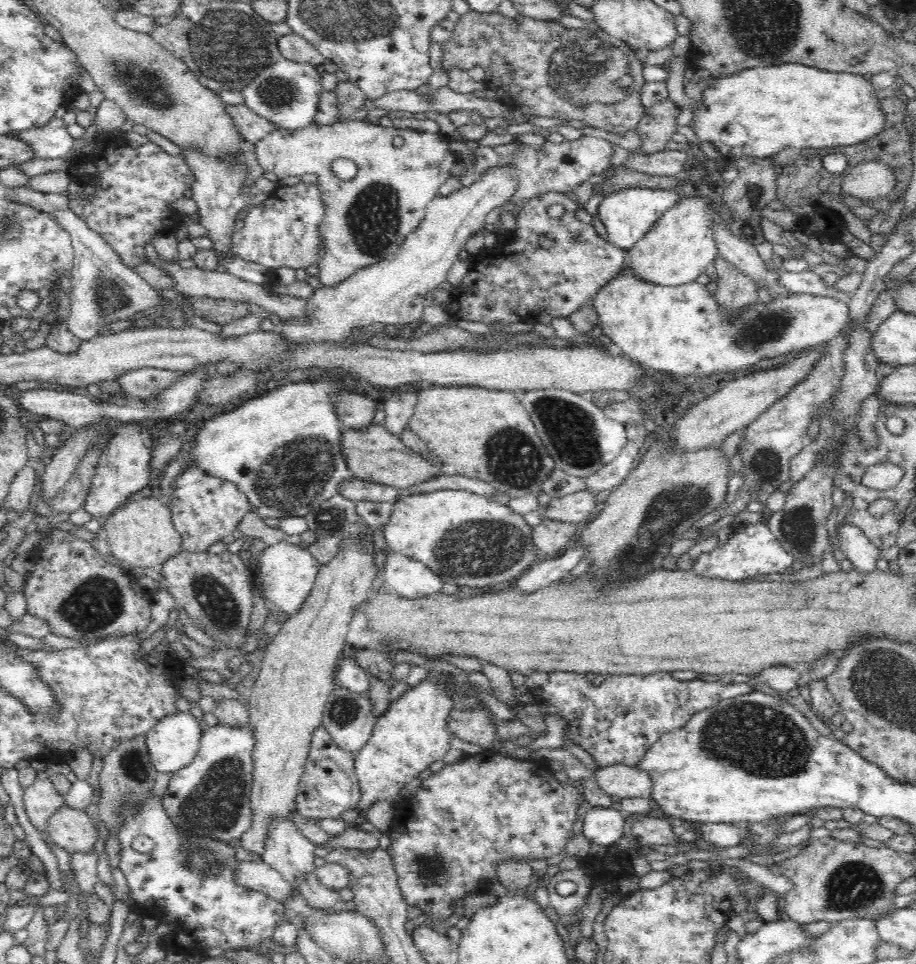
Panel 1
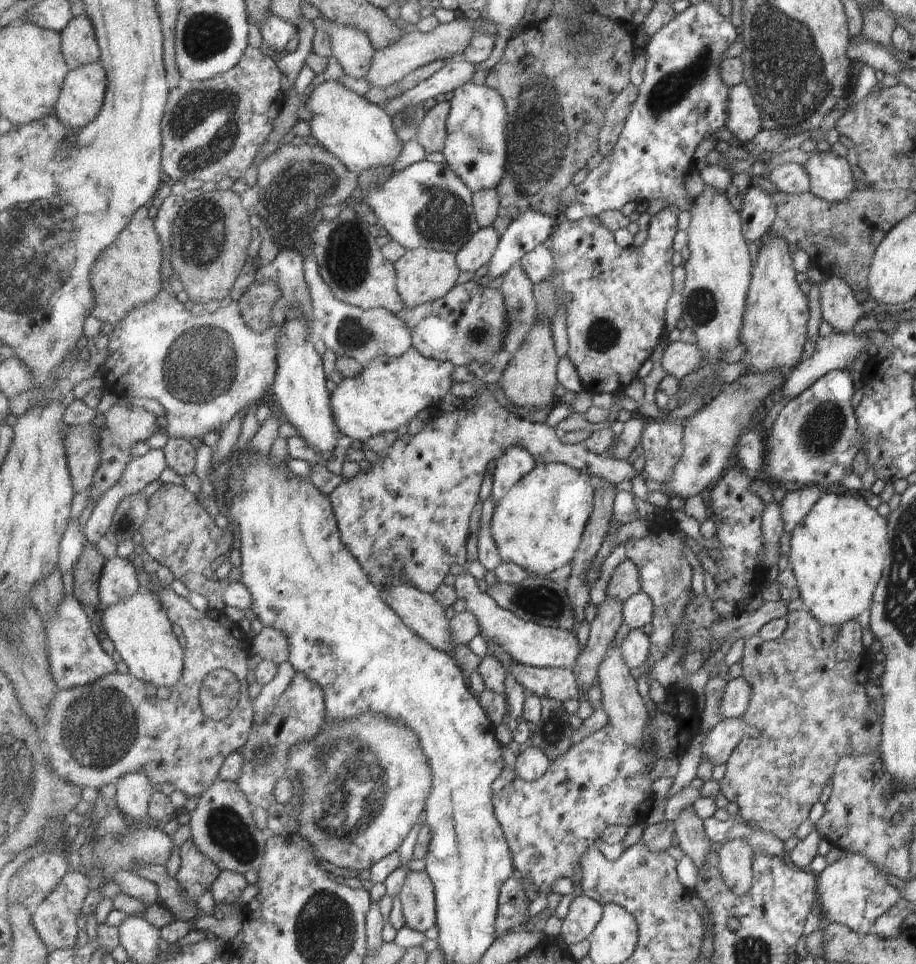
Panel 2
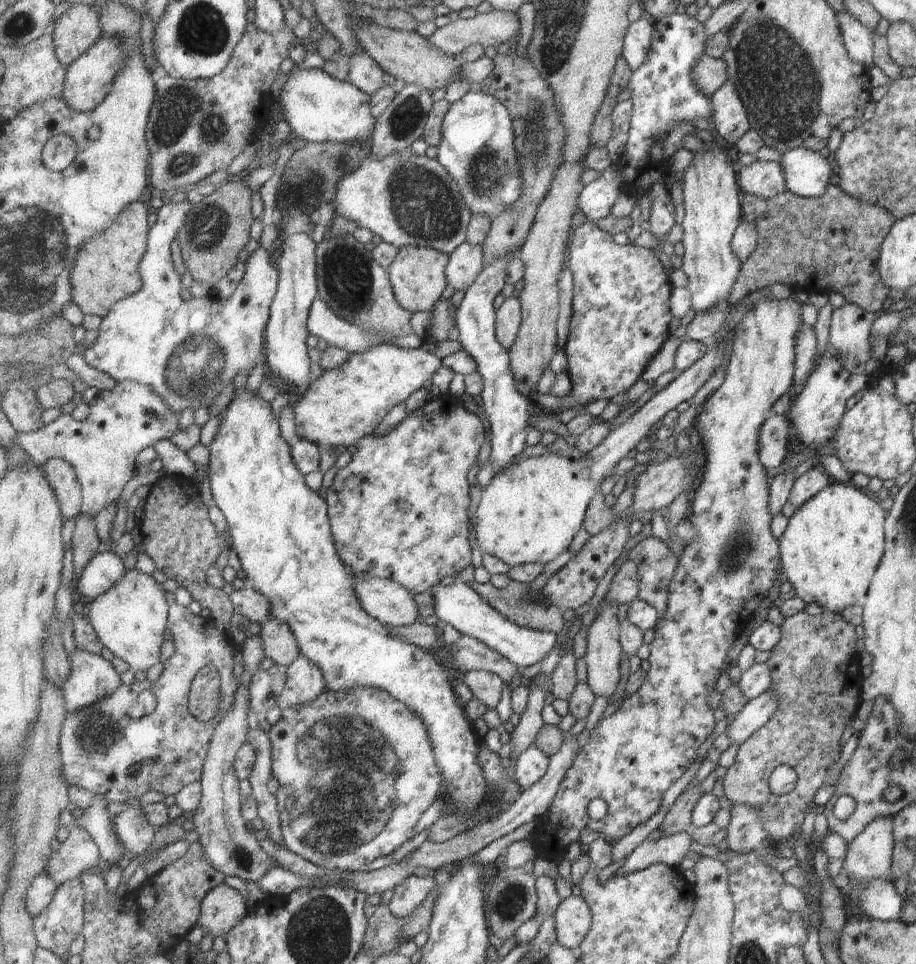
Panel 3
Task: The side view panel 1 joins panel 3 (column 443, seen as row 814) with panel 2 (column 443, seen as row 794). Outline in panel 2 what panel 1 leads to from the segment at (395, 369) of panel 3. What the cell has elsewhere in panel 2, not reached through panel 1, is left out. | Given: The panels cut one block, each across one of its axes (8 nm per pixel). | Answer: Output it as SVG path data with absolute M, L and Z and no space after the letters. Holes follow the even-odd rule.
M414 346L400 357L374 358L361 374L343 378L330 394L339 432L351 437L355 445L383 433L395 432L417 414L432 410L450 393L455 367L452 362L423 356Z

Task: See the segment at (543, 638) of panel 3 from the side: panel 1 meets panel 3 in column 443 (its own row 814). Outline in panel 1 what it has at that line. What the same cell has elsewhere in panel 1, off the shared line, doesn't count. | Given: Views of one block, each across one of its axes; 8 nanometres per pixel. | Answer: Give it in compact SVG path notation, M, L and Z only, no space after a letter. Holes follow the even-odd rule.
M590 807L584 814L583 835L590 844L612 847L624 836L625 818L615 808Z

